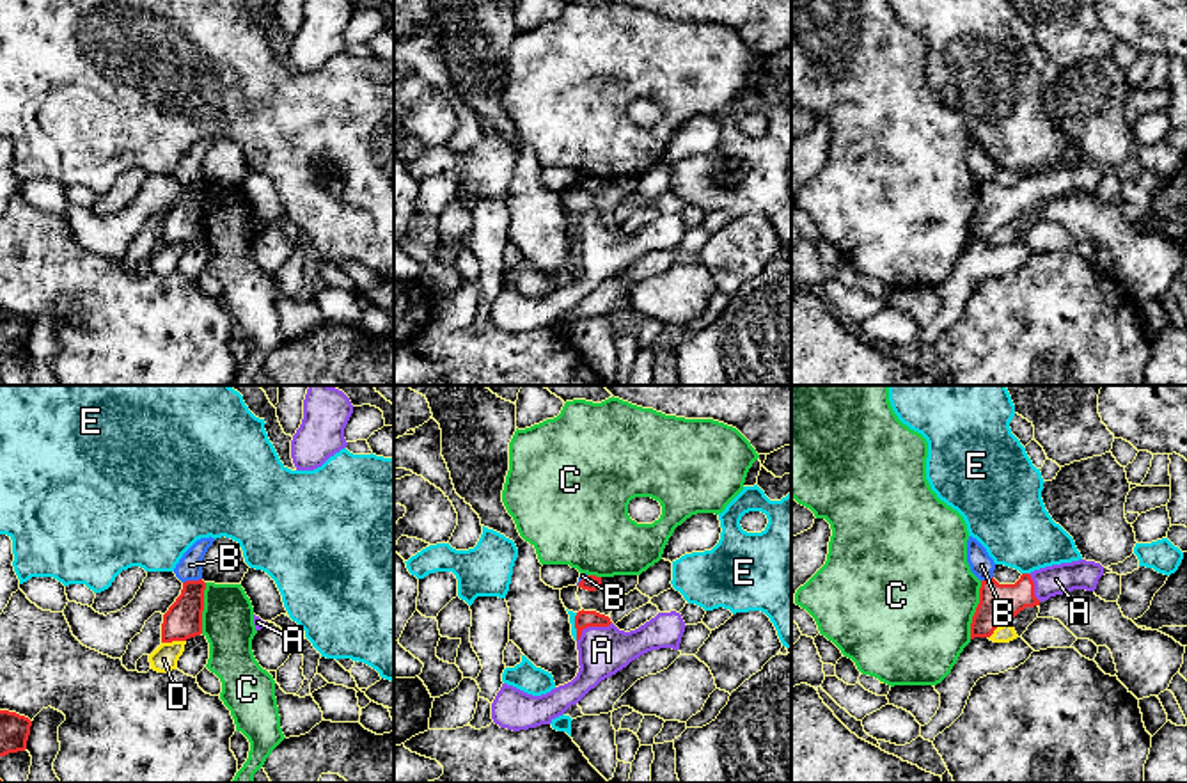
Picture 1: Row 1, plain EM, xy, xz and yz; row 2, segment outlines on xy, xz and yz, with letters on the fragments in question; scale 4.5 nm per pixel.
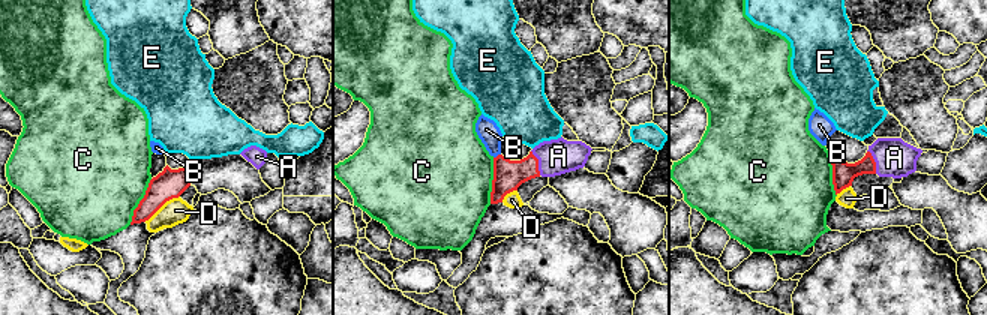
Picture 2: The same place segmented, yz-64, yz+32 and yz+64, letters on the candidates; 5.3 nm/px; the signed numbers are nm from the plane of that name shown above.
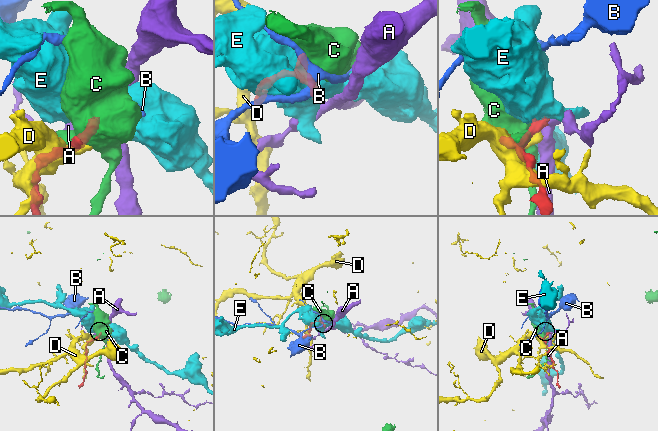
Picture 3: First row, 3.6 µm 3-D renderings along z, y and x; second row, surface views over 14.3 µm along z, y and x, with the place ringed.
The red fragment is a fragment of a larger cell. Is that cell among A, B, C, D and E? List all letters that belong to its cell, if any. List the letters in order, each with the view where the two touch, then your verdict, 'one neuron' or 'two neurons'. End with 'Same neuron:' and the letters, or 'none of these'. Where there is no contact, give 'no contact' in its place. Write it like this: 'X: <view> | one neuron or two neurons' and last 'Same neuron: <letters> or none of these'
A: xz | one neuron
B: xy | two neurons
C: yz | two neurons
D: xy | two neurons
E: xz | two neurons
Same neuron: A

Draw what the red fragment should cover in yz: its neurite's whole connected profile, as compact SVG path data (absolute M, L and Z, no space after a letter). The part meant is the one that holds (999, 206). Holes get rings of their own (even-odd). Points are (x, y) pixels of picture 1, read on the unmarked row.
M1072 163L1022 176L1015 186L999 186L994 179L981 183L979 206L971 225L971 241L990 240L994 233L1050 199L1073 192L1095 194L1104 169L1095 163Z

